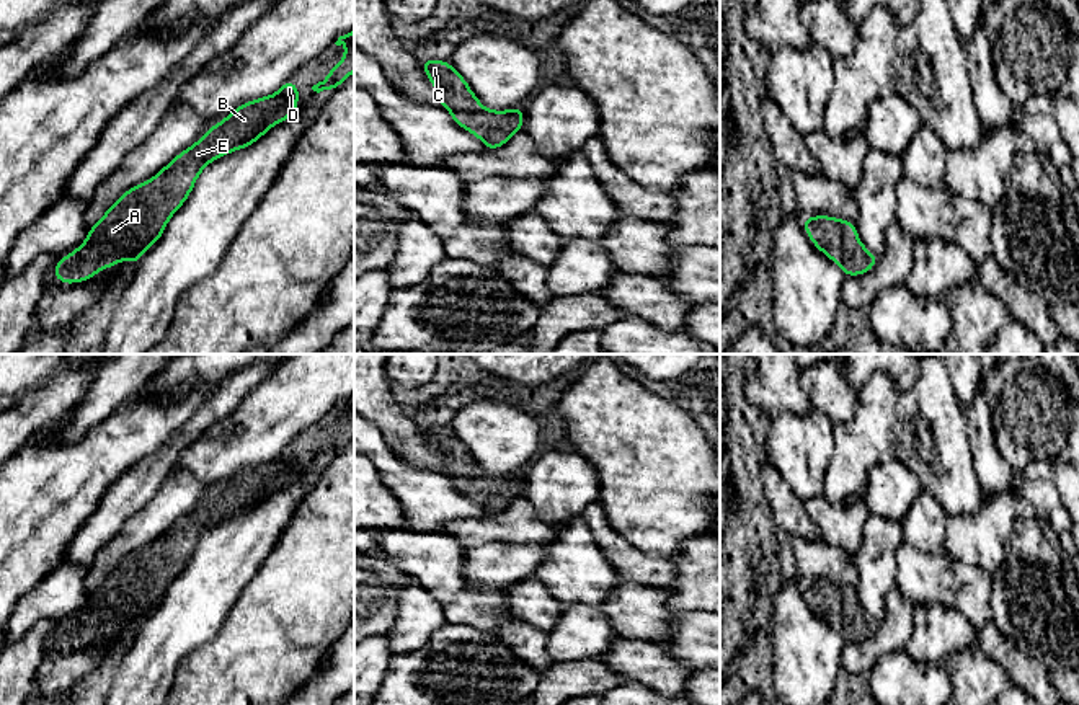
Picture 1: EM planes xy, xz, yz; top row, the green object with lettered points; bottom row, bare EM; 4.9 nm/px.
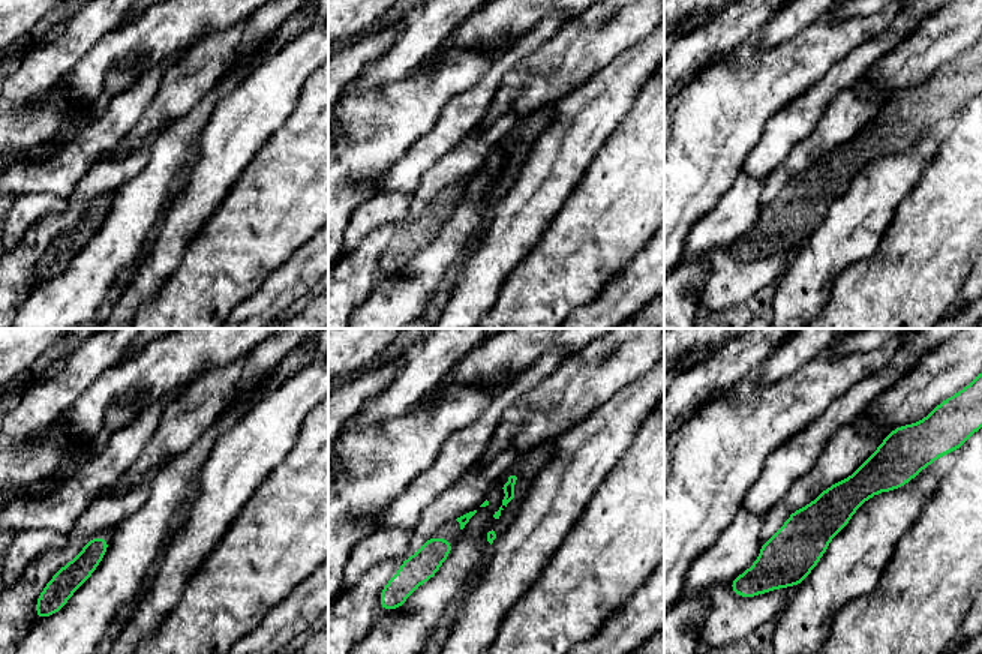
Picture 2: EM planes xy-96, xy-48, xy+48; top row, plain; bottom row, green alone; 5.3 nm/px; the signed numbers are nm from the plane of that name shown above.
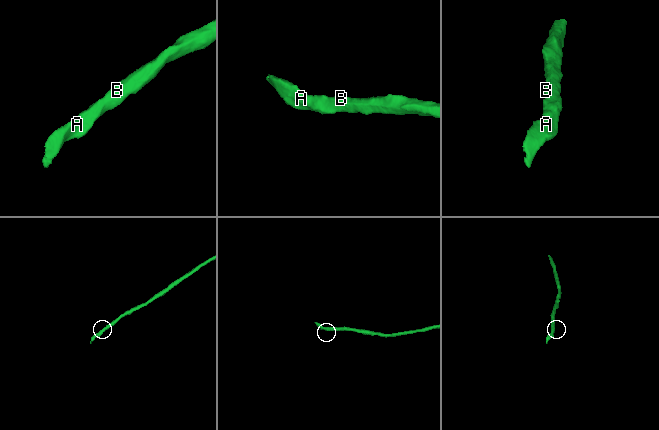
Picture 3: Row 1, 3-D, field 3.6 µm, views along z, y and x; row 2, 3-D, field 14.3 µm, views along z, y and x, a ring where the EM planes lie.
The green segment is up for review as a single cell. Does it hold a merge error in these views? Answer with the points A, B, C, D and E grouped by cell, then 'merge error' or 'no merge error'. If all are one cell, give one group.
A B C D E; no merge error

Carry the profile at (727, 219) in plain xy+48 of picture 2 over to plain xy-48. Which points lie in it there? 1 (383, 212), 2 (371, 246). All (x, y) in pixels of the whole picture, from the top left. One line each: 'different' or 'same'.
1: same
2: different

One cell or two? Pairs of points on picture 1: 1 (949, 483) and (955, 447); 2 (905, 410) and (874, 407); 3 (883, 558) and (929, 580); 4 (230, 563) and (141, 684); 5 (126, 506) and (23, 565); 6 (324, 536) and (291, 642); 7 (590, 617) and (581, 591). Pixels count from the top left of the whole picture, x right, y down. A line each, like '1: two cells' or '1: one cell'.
1: one cell
2: two cells
3: two cells
4: one cell
5: two cells
6: one cell
7: two cells

